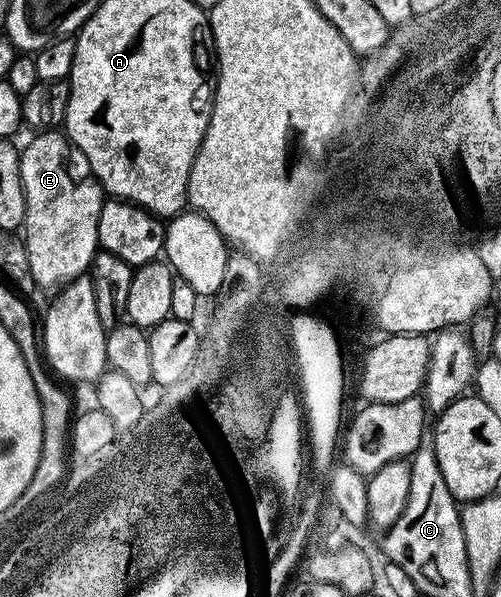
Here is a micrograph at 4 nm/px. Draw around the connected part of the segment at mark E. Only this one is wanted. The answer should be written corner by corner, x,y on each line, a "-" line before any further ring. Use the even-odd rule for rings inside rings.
63,131
33,137
20,152
20,177
26,198
22,239
37,289
55,293
91,269
98,251
98,214
106,193

